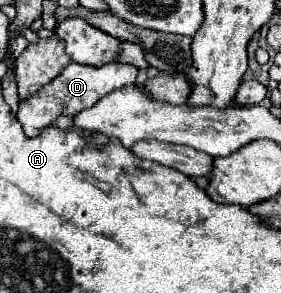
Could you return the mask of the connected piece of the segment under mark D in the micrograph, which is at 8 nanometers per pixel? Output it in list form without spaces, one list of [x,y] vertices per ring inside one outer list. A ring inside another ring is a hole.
[[[69,64],[67,68],[61,70],[57,78],[51,80],[51,84],[45,84],[37,94],[33,94],[27,100],[19,100],[19,110],[17,110],[17,120],[21,122],[23,130],[27,136],[37,136],[45,126],[51,126],[57,116],[67,114],[67,116],[77,116],[81,110],[97,104],[103,96],[109,92],[135,84],[139,70],[129,66],[129,64],[105,64],[101,68],[89,68],[83,64]]]

